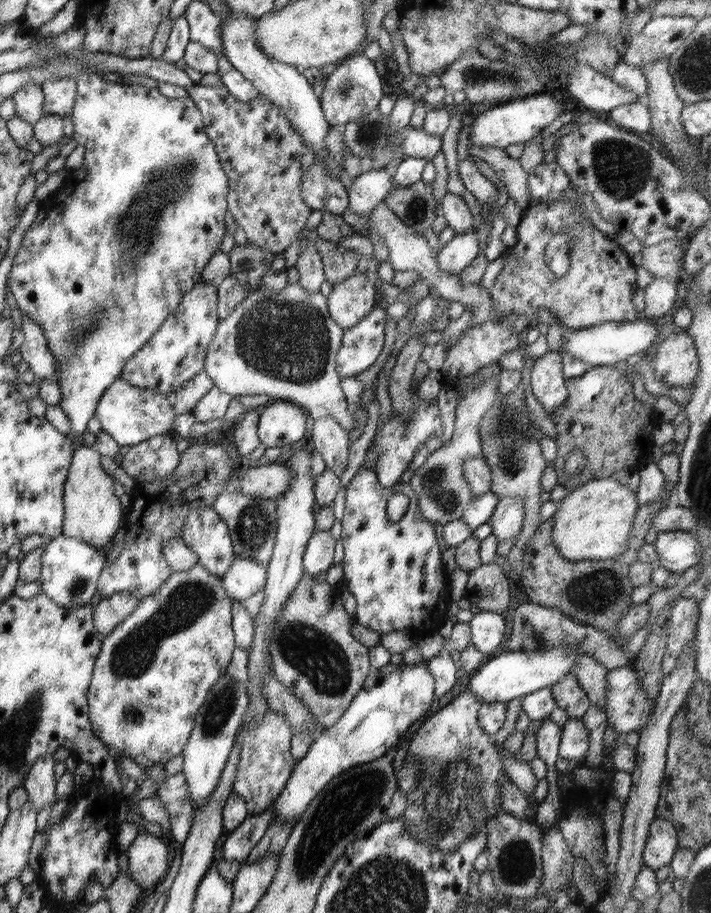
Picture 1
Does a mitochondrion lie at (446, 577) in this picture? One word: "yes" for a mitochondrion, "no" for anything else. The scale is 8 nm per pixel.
no

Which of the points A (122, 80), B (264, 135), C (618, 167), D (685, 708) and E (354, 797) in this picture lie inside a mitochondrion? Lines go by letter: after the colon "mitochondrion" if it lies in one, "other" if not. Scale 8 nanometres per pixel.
A: other
B: other
C: mitochondrion
D: other
E: mitochondrion

